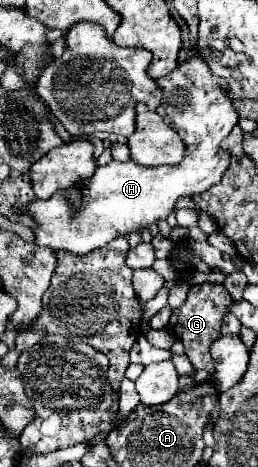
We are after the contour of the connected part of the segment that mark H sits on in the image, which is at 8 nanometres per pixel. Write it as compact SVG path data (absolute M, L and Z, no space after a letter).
M194 56L180 64L174 72L158 78L156 84L164 92L162 104L156 108L156 112L178 132L186 146L182 164L144 168L136 166L134 162L110 162L108 166L100 166L84 184L84 210L80 210L76 216L68 214L70 202L64 194L54 194L50 200L32 202L30 214L38 224L34 230L38 246L88 254L90 250L102 248L118 236L148 230L152 224L166 220L174 212L178 198L192 198L194 194L202 194L220 182L230 164L230 154L220 150L220 142L230 134L240 118L226 94L226 82L214 76L200 56Z

